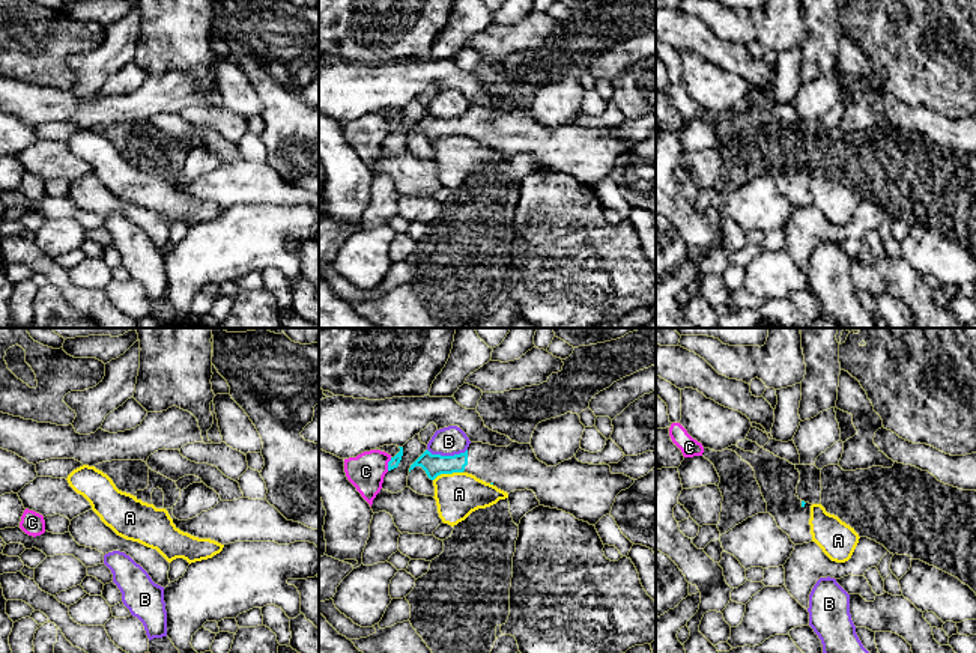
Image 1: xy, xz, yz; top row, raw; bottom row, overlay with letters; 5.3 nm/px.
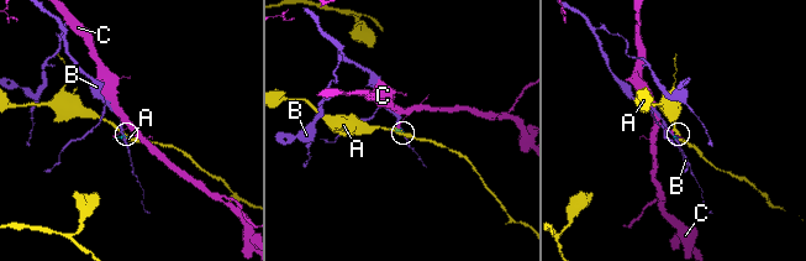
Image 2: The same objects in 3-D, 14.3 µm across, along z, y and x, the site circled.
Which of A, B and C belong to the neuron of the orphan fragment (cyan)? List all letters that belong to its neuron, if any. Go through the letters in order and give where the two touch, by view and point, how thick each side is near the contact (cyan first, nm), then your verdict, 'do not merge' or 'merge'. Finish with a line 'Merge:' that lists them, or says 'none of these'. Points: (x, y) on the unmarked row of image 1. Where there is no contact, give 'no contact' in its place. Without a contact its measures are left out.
A: xz (447, 136) | 120/240 nm | do not merge
B: xz (447, 119) | 120/160 nm | do not merge
C: xz (388, 127) | 50/200 nm | do not merge
Merge: none of these

